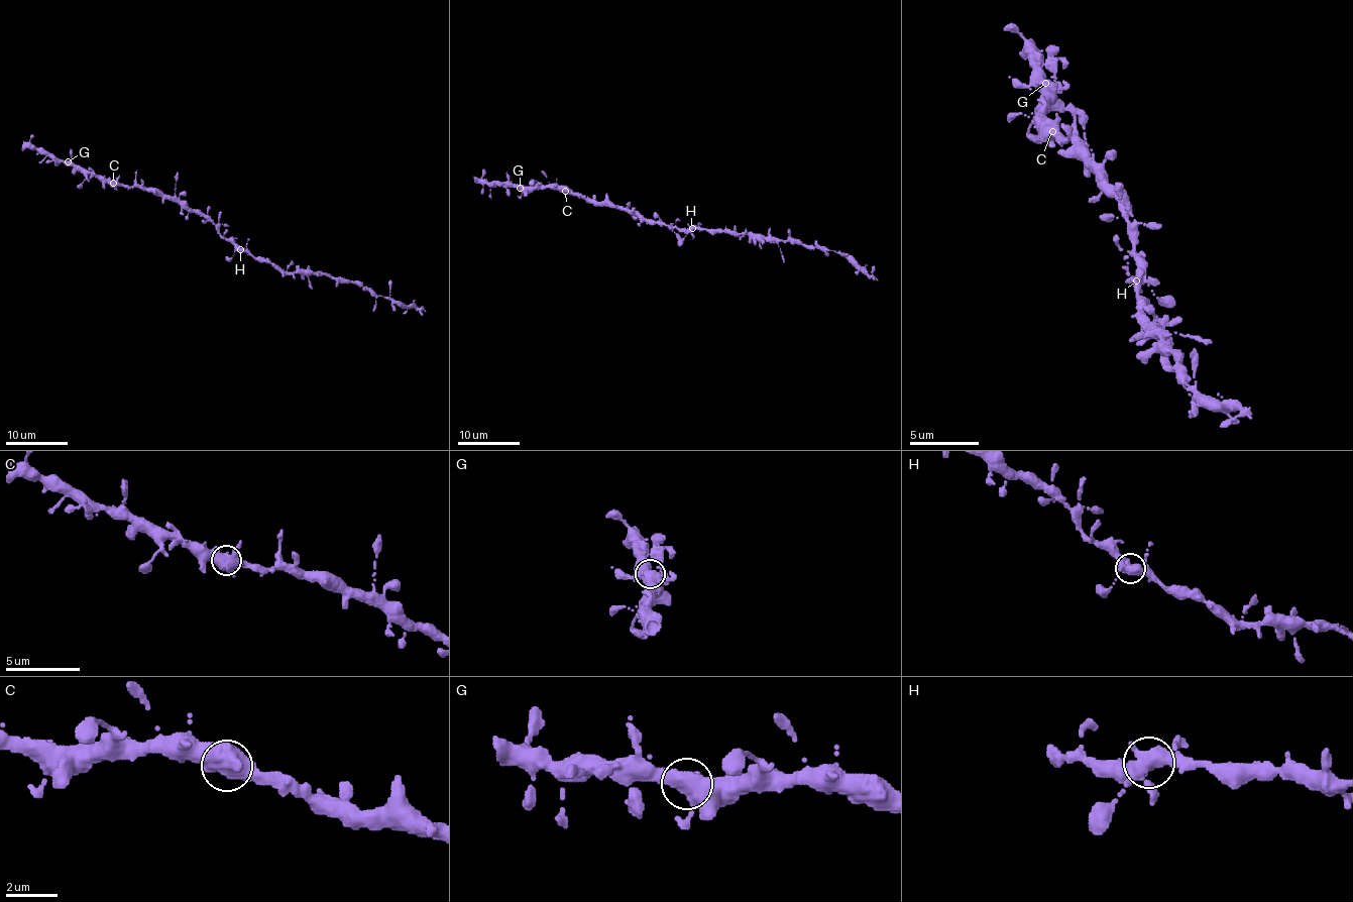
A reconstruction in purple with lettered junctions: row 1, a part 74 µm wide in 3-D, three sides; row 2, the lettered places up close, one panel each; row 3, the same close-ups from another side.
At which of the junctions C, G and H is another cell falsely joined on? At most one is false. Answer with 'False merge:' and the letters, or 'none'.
False merge: none

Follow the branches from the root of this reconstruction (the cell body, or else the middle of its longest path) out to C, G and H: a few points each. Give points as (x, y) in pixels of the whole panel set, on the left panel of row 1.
C: (221, 234), (212, 222), (187, 211), (176, 202), (136, 186), (113, 183)
G: (221, 234), (212, 222), (187, 211), (176, 202), (136, 186), (82, 174), (68, 161)
H: (221, 234), (239, 250)

